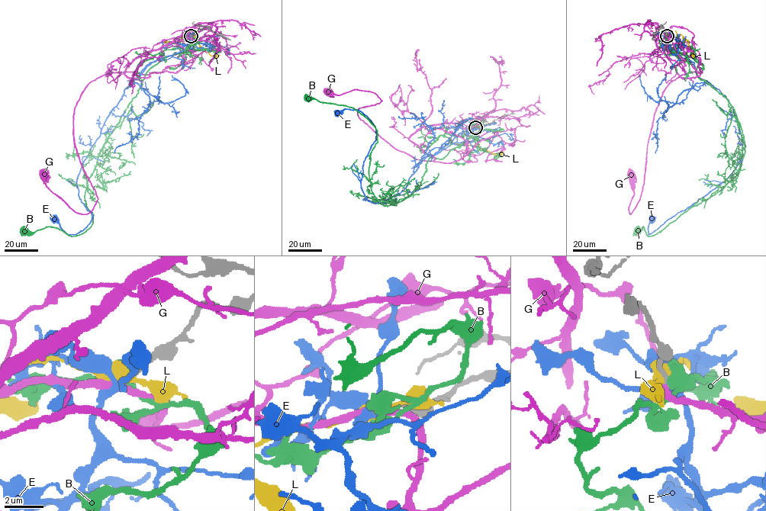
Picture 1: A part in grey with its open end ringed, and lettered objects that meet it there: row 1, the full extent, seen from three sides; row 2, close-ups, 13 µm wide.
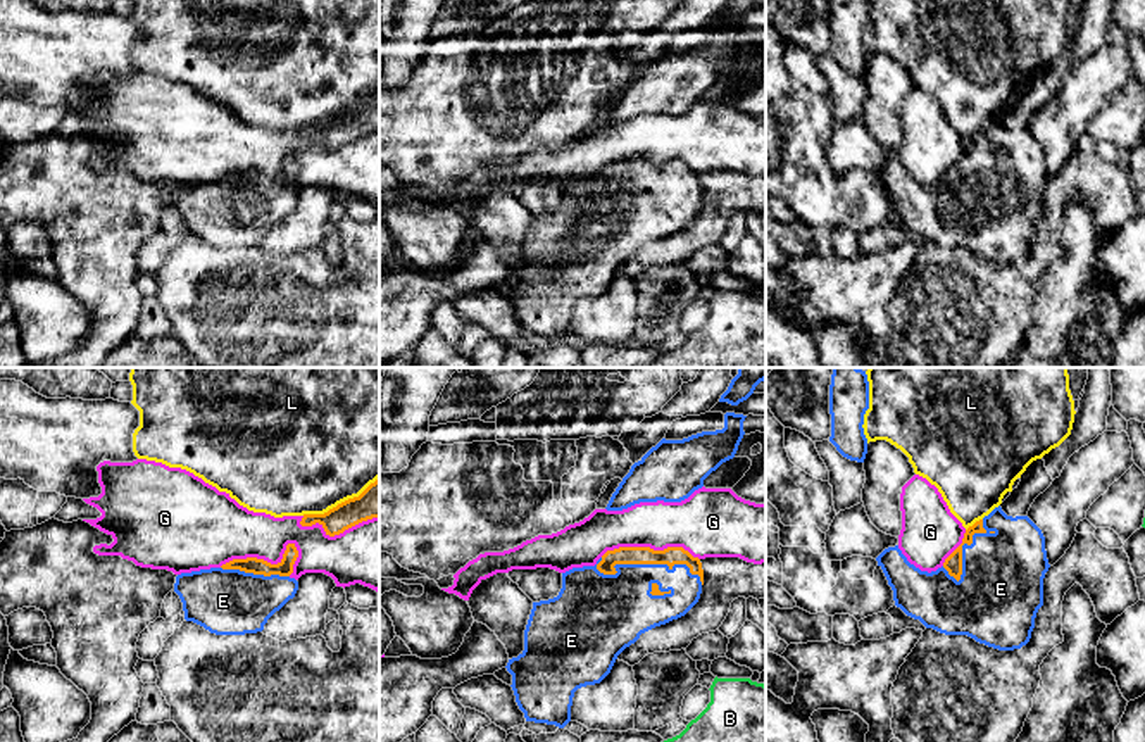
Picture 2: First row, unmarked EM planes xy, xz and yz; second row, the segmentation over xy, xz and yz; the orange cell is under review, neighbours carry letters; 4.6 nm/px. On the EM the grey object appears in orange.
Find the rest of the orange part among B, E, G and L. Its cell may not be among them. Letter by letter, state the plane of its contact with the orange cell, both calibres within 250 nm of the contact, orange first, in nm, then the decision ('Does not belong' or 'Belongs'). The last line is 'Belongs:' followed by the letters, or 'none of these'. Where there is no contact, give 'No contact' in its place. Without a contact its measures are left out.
B: No contact. Does not belong
E: Touches orange in xz. Thickness 90 nm (orange) against 320 nm. Belongs
G: Touches orange in xy. Thickness 80 nm (orange) against 300 nm. Does not belong
L: Touches orange in xy. Thickness 160 nm (orange) against 500 nm. Does not belong
Belongs: E

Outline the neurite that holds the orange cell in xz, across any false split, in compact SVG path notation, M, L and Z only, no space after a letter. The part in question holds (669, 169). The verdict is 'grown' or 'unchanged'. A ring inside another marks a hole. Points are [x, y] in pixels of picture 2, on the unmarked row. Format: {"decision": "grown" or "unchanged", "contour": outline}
{"decision": "grown", "contour": "M619 160L607 164L595 179L572 181L562 186L557 211L533 216L524 243L524 264L509 273L512 304L526 335L564 342L571 335L574 305L600 297L612 283L617 269L635 257L641 247L685 230L700 212L704 183L698 171L683 160L654 164L650 160Z"}

